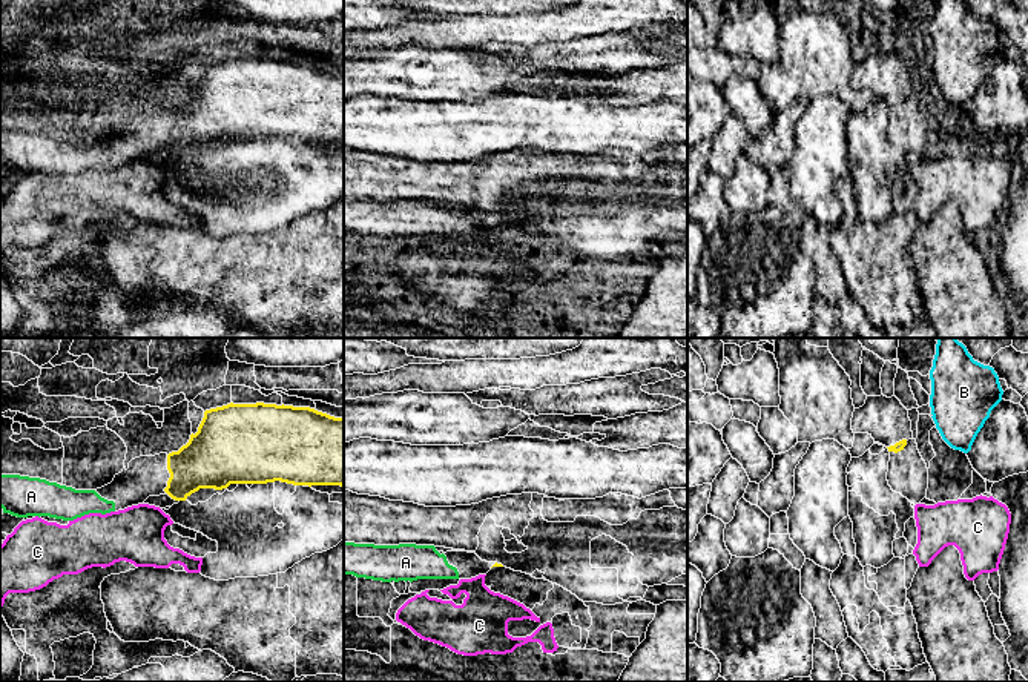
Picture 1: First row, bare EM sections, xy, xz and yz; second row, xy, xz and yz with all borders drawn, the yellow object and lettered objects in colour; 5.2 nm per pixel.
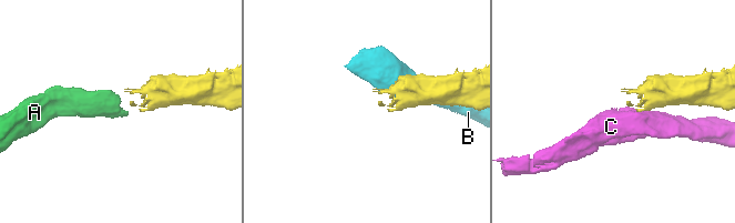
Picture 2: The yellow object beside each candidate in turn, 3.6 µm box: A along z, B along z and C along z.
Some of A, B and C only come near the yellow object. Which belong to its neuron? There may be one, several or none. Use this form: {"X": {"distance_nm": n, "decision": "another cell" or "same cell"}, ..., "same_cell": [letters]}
{"A": {"distance_nm": 280, "decision": "same cell"}, "B": {"distance_nm": 170, "decision": "another cell"}, "C": {"distance_nm": 90, "decision": "another cell"}, "same_cell": ["A"]}

